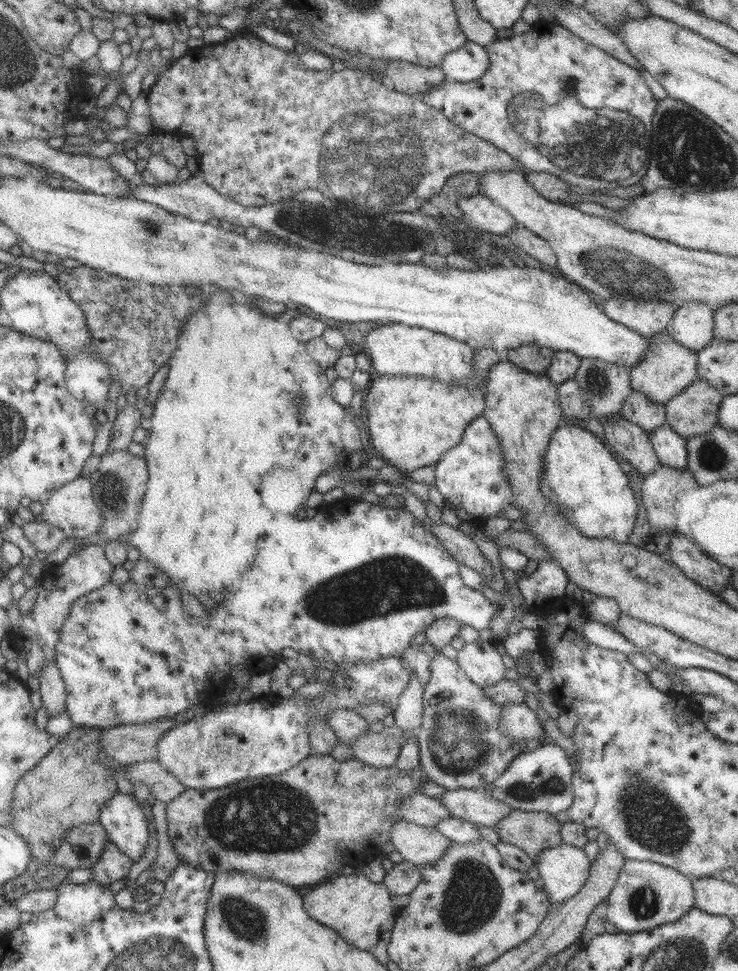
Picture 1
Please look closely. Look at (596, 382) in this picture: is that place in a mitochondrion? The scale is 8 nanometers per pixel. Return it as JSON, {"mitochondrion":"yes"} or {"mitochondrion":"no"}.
{"mitochondrion":"yes"}

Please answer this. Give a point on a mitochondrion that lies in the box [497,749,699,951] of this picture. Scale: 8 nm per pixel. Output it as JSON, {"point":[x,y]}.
{"point":[652,819]}

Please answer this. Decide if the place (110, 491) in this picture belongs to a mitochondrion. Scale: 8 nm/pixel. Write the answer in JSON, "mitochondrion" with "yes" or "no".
{"mitochondrion":"yes"}

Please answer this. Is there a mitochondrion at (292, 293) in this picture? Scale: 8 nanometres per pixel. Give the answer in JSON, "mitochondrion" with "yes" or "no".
{"mitochondrion":"no"}

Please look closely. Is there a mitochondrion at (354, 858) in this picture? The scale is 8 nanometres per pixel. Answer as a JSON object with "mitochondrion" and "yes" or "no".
{"mitochondrion":"no"}

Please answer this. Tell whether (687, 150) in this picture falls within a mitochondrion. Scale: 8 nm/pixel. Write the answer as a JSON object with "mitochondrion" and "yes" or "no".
{"mitochondrion":"yes"}

